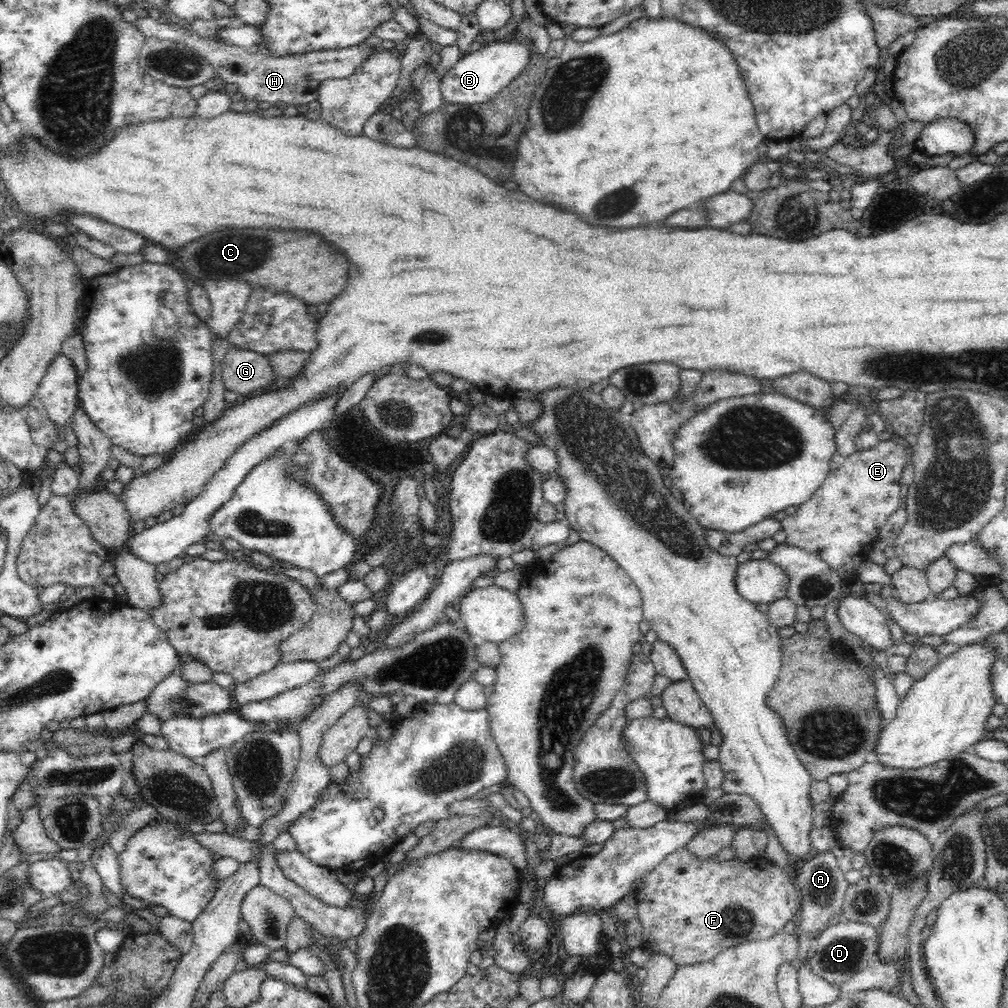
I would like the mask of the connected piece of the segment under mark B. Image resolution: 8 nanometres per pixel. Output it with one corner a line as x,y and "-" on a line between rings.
517,33
514,38
490,42
460,58
441,79
440,90
443,102
475,105
494,99
498,92
508,86
525,69
534,50
526,37
519,36

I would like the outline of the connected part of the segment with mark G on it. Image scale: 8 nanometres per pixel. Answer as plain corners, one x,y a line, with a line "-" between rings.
230,347
222,361
225,389
238,393
242,398
263,393
270,384
276,382
268,357
253,350

